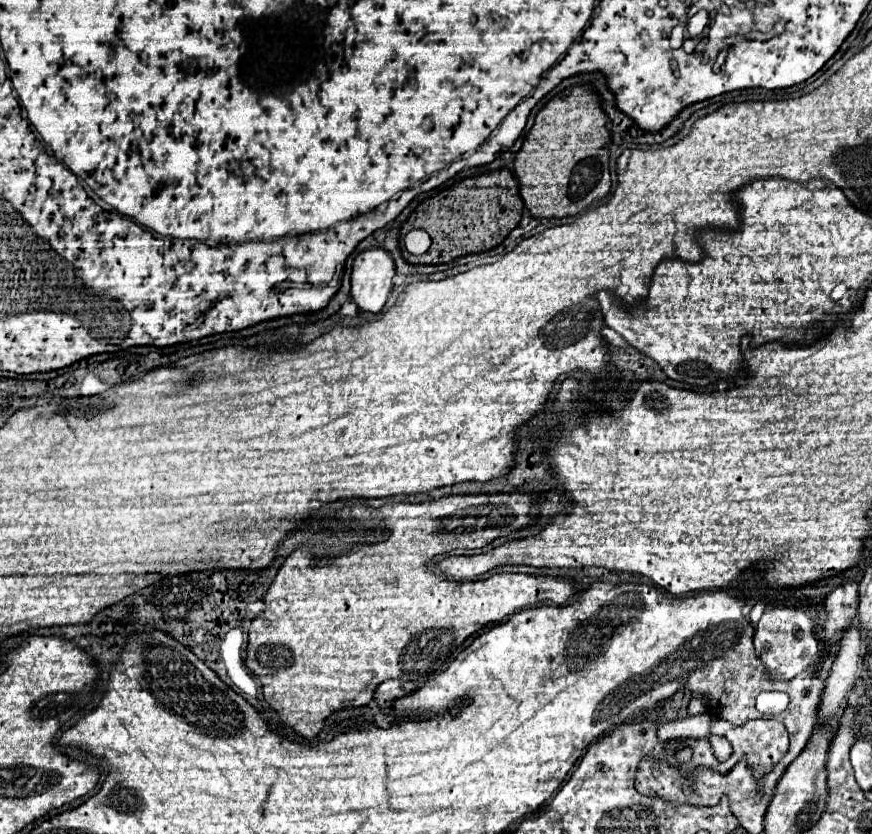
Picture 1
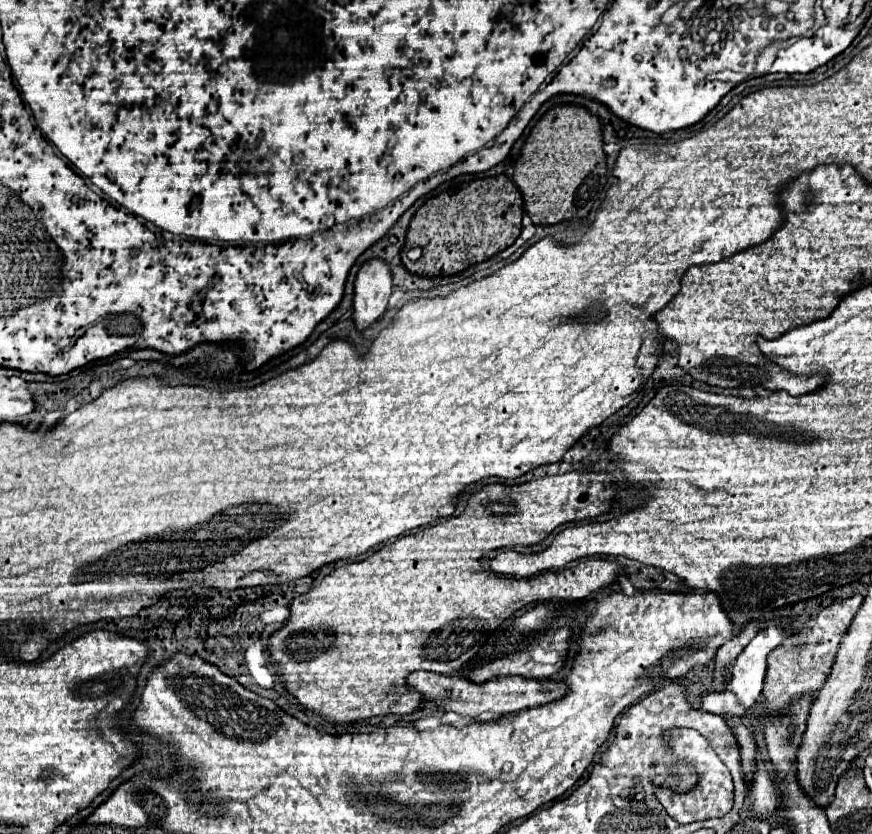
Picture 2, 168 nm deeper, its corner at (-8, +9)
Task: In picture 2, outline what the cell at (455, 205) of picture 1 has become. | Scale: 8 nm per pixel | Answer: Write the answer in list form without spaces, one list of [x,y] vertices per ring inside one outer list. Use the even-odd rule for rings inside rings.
[[[507,174],[491,178],[475,178],[467,184],[461,184],[461,188],[455,194],[443,192],[429,198],[415,212],[407,230],[407,242],[403,246],[401,260],[409,272],[415,272],[417,264],[423,276],[455,274],[511,246],[521,234],[521,220],[523,220],[523,198],[519,188],[511,182]],[[415,246],[419,246],[423,254],[419,260],[413,262],[407,258],[407,252]]]

